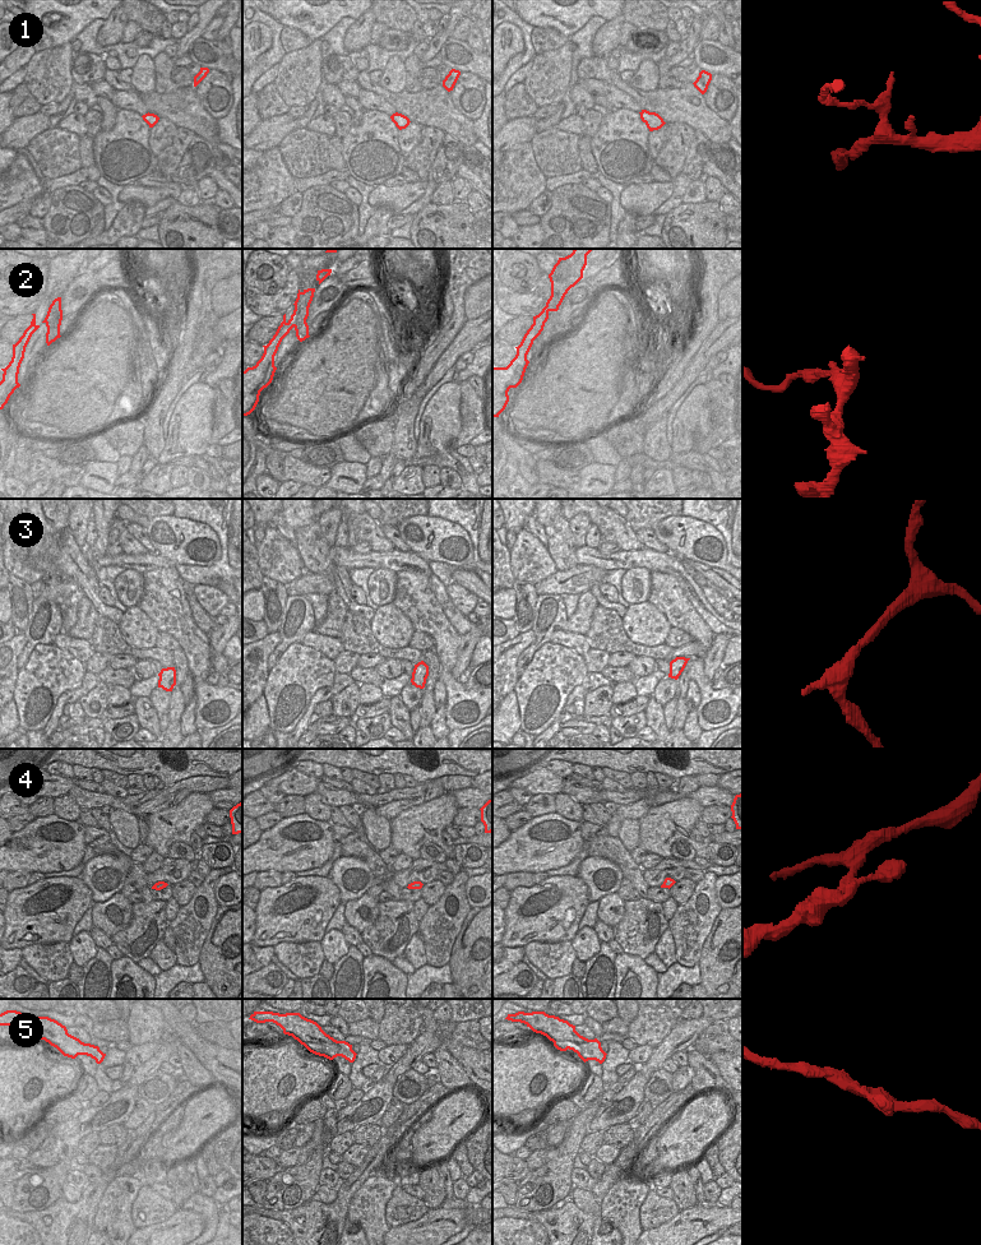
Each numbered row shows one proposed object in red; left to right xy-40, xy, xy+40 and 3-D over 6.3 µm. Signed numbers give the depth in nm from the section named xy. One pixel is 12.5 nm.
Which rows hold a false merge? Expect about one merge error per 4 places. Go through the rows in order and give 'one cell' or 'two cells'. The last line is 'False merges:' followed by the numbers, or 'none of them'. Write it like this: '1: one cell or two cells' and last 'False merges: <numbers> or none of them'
1: one cell
2: two cells
3: one cell
4: one cell
5: one cell
False merges: 2

